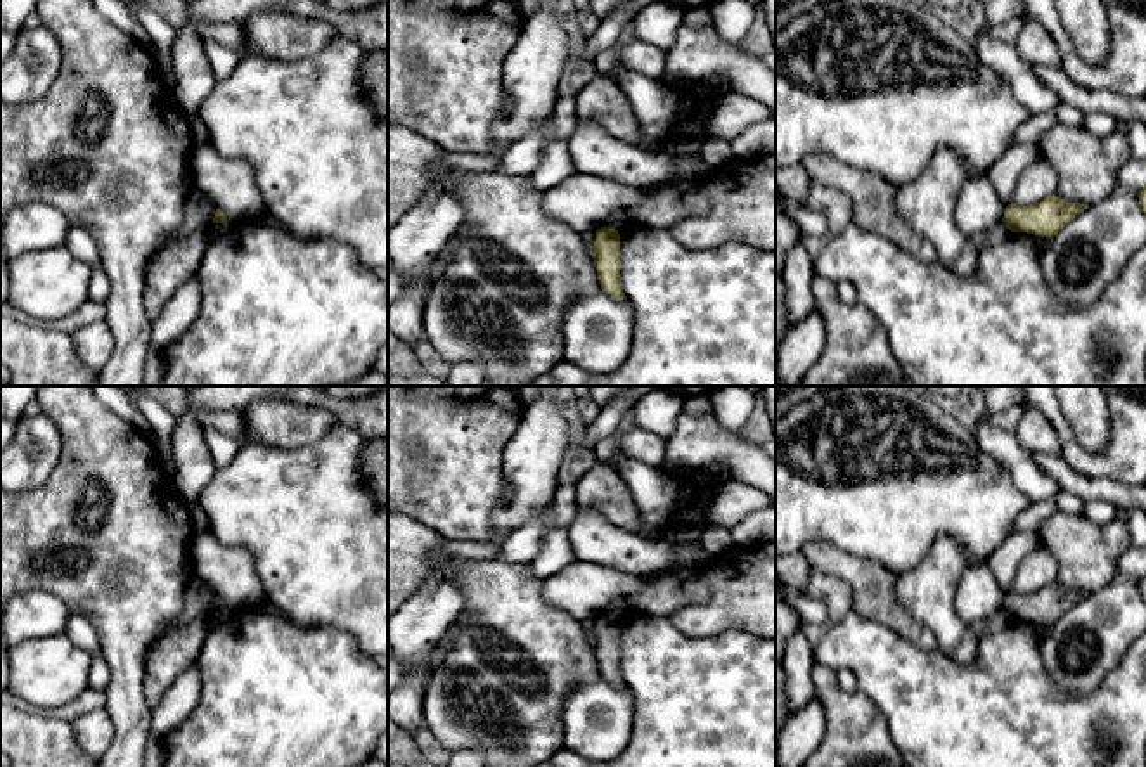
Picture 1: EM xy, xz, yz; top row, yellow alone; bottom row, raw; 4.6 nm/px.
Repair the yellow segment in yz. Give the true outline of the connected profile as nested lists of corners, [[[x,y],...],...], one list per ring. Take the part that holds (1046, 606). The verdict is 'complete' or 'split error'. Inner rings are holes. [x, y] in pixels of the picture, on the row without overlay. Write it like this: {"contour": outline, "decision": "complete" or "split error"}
{"contour": [[[1053,582],[1030,594],[1008,592],[1002,609],[1011,620],[1027,620],[1051,627],[1087,596],[1085,592],[1068,590]]], "decision": "complete"}

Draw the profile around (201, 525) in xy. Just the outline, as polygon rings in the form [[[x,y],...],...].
[[[197,502],[189,504],[189,514],[194,525],[196,537],[209,532],[209,521]]]

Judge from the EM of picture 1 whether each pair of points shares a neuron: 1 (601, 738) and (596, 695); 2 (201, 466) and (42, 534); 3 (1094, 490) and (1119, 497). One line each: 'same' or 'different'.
1: same
2: different
3: same

